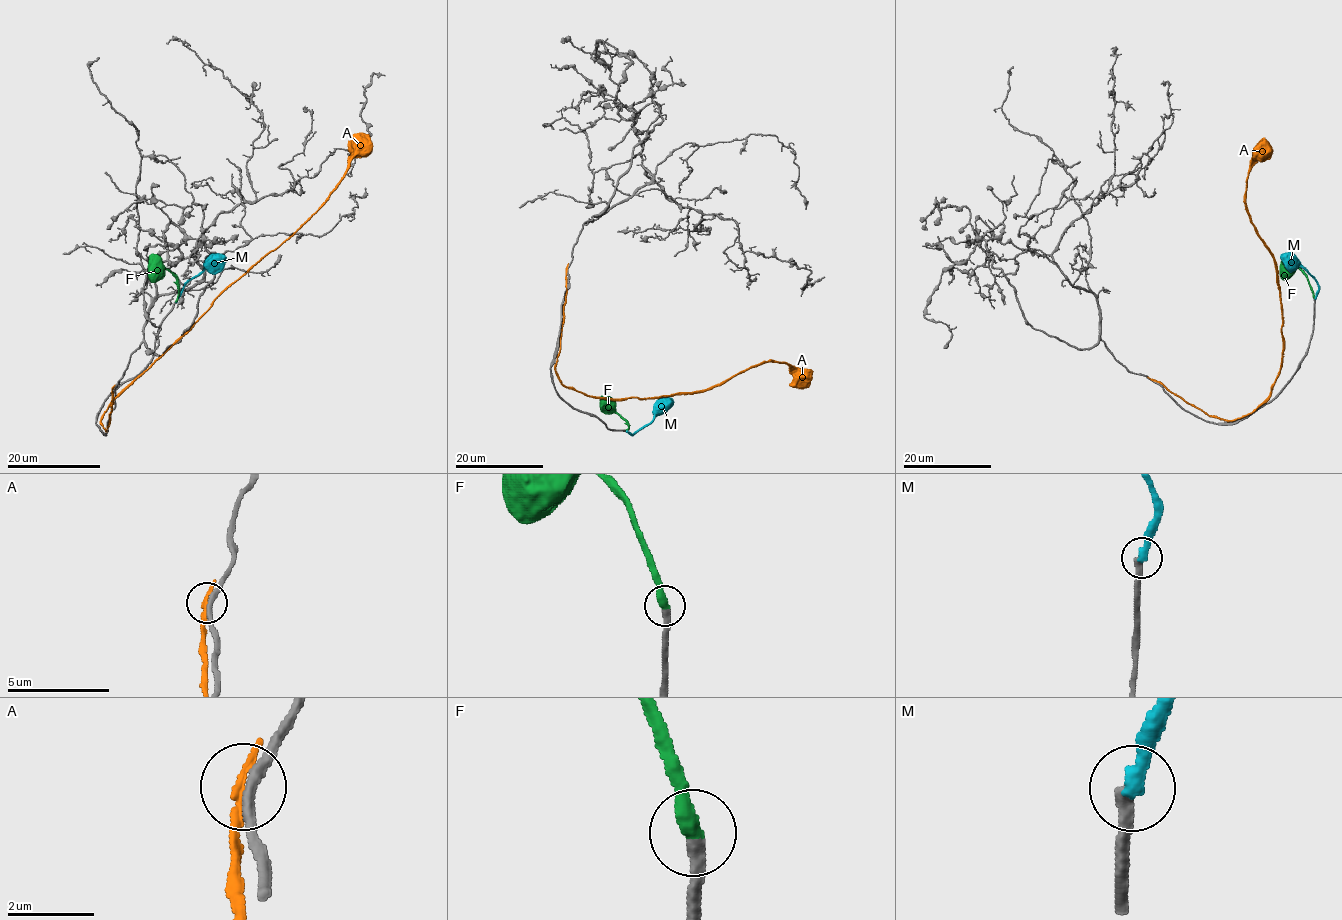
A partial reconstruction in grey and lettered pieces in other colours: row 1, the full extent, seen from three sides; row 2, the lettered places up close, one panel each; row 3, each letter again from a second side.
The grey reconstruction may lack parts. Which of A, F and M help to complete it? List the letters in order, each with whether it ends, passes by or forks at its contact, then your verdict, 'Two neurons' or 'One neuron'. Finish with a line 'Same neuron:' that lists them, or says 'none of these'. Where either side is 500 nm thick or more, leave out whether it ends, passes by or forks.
A: It passes by. Two neurons
F: It ends there. One neuron
M: It ends there. Two neurons
Same neuron: F

